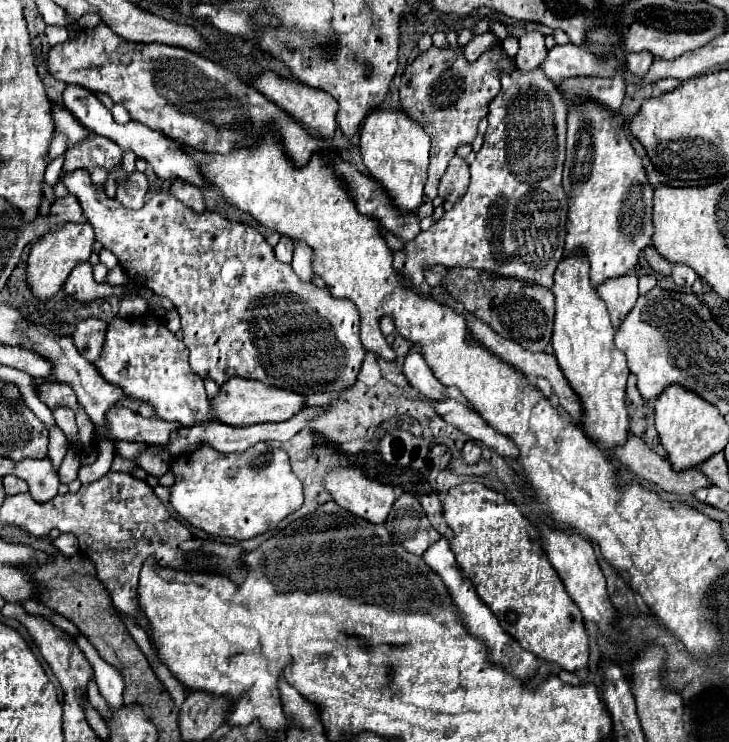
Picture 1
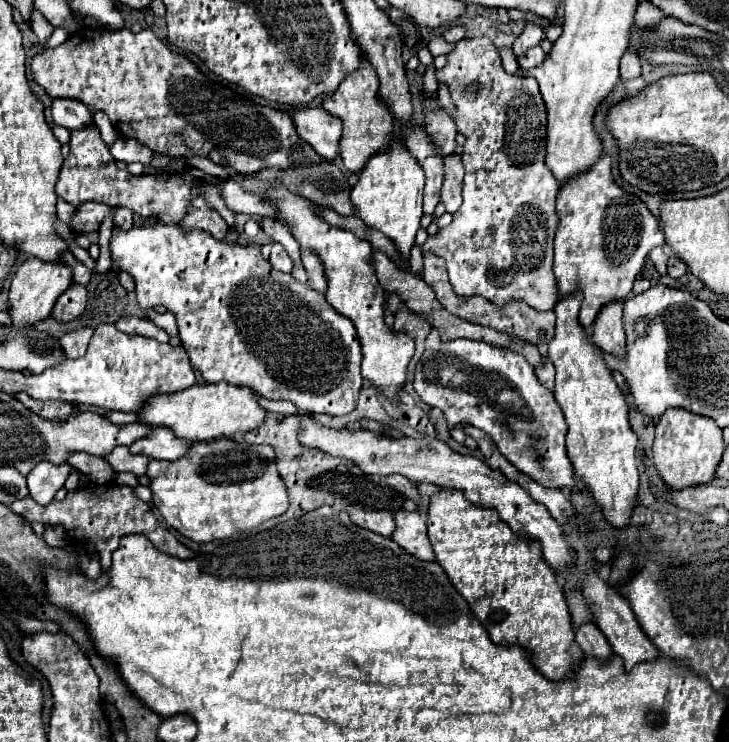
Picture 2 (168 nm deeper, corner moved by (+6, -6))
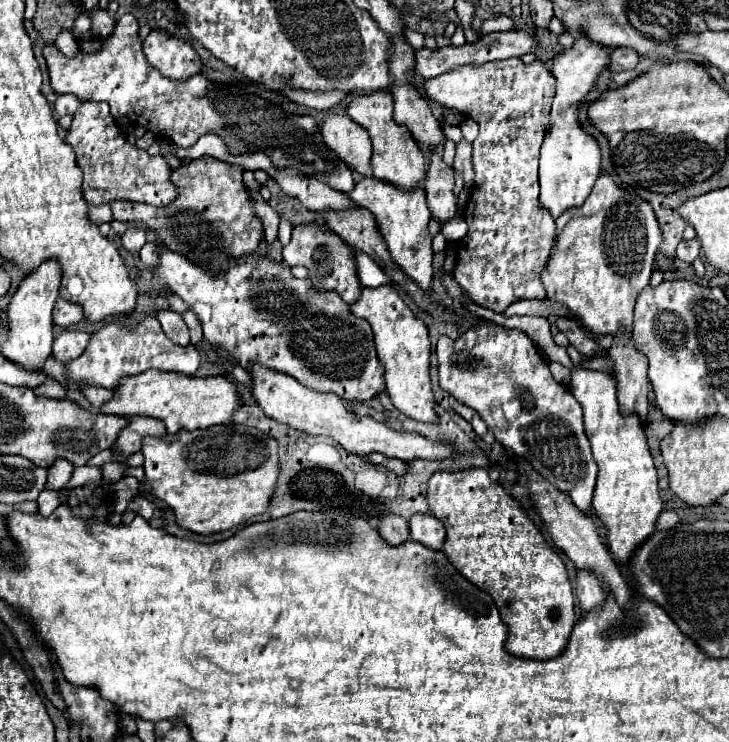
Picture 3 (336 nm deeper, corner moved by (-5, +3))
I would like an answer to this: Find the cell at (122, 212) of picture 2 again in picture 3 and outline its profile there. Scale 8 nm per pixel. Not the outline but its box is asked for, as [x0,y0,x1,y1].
[121,227,145,255]

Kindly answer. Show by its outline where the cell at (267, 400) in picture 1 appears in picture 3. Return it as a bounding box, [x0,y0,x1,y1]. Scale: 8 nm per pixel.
[101,371,241,435]

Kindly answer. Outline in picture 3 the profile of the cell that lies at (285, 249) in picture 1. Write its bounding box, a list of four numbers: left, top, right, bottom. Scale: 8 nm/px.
[283,223,361,303]

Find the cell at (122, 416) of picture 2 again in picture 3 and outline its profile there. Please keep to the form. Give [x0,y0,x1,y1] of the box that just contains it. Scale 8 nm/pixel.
[83,387,113,409]

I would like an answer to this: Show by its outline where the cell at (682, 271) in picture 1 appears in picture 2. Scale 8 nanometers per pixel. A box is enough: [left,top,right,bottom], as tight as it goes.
[668,256,686,278]

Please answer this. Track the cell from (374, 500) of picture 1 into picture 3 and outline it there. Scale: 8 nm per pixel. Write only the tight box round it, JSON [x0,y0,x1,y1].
[379,515,409,543]

